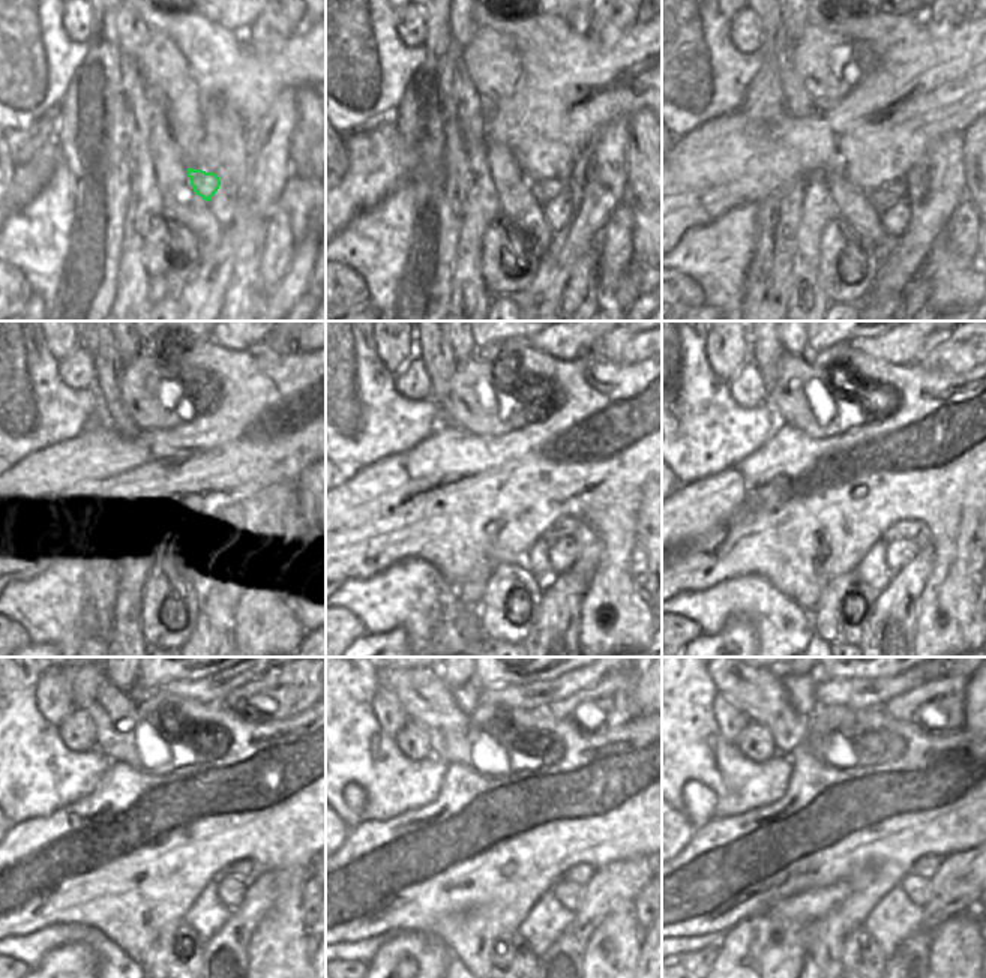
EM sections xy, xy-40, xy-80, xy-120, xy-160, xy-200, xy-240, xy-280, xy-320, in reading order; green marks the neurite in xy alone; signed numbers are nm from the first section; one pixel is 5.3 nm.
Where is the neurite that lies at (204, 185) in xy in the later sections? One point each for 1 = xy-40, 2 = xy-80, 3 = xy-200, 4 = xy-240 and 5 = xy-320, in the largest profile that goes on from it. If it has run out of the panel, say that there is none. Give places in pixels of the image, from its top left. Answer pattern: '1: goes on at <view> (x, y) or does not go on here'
1: goes on at xy-40 (544, 191)
2: goes on at xy-80 (884, 197)
3: goes on at xy-200 (916, 531)
4: goes on at xy-240 (246, 870)
5: goes on at xy-320 (925, 867)

